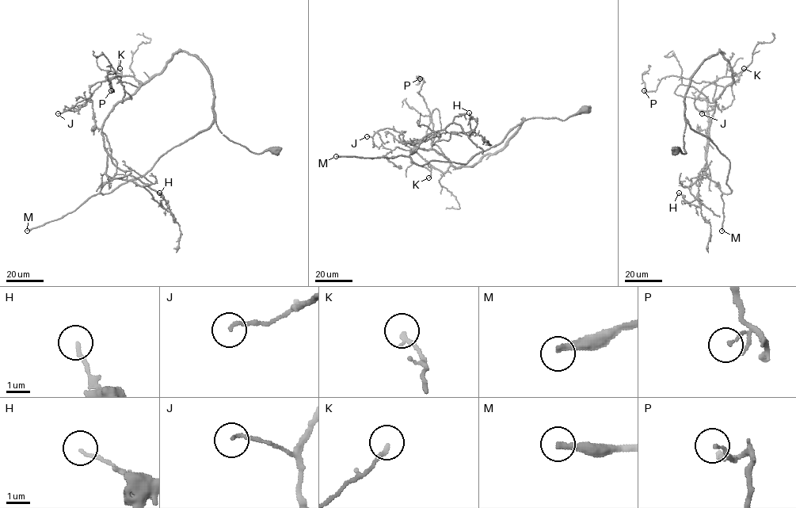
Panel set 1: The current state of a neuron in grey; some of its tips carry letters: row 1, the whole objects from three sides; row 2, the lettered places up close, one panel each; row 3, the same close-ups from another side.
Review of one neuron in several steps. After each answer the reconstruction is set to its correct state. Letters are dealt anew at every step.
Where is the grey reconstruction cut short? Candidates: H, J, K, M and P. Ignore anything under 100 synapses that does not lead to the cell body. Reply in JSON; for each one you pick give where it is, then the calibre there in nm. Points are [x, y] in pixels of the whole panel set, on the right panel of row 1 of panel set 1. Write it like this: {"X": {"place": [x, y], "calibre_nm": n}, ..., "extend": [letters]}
{"M": {"place": [721, 231], "calibre_nm": 260}, "extend": ["M"]}

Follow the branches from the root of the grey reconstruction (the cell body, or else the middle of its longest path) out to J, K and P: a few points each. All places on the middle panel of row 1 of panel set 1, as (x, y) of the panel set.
J: (585, 109), (564, 120), (523, 119), (503, 148), (443, 173), (399, 131), (384, 128), (367, 136)
K: (585, 109), (564, 120), (523, 119), (503, 148), (470, 166), (451, 166), (443, 173), (432, 166), (428, 177)
P: (585, 109), (564, 120), (523, 119), (503, 148), (455, 167), (426, 135), (430, 112), (420, 78)

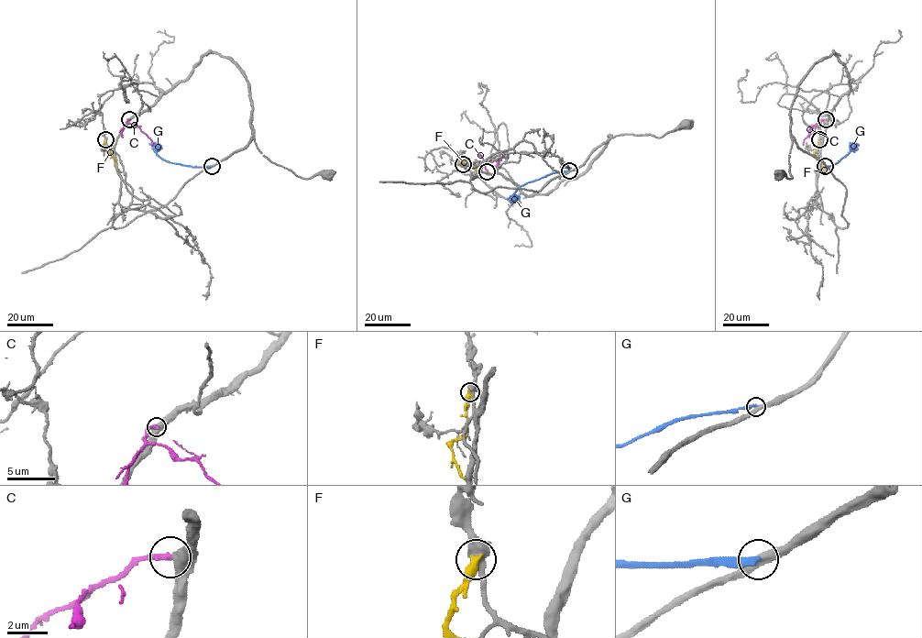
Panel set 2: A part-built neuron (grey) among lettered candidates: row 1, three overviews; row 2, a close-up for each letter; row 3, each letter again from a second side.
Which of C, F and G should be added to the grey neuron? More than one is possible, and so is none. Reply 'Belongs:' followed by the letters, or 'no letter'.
Belongs: C

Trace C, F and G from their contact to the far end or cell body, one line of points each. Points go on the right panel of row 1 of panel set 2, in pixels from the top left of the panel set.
C: (827, 119), (816, 124), (814, 131), (805, 139), (803, 145)
F: (818, 139), (815, 157), (823, 168), (824, 175)
G: (825, 166), (840, 160), (855, 143)

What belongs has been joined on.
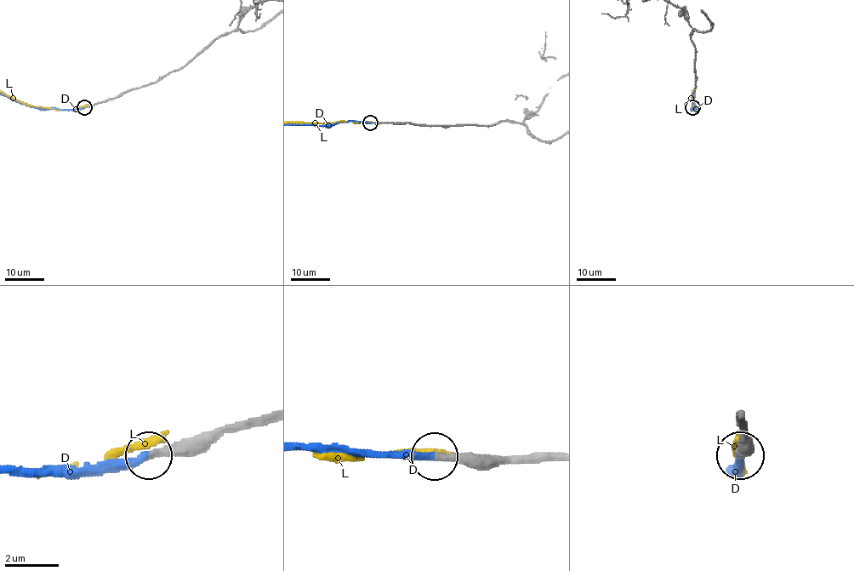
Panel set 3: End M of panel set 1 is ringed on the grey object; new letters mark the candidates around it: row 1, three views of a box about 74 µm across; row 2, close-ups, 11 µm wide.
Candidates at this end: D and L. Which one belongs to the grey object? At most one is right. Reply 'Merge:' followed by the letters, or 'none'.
Merge: D

